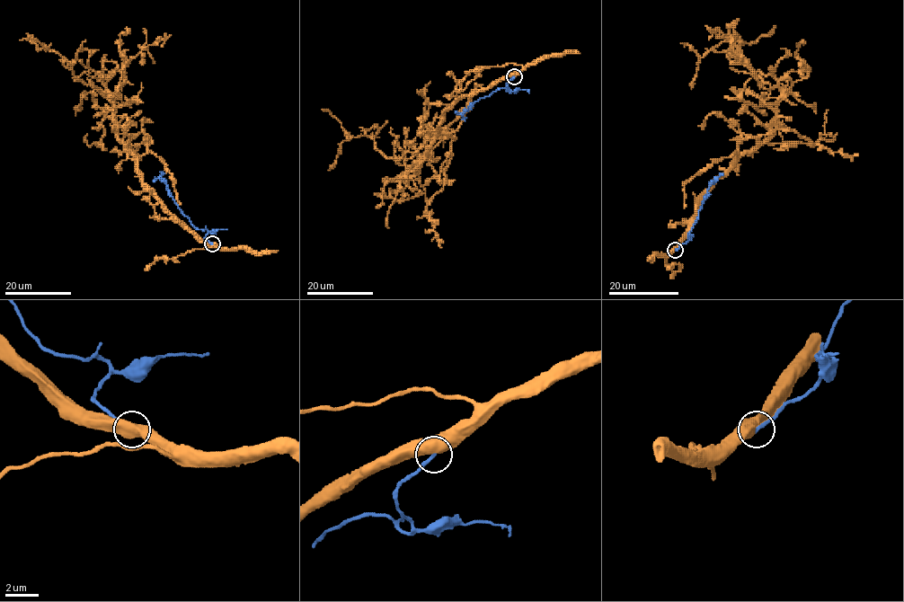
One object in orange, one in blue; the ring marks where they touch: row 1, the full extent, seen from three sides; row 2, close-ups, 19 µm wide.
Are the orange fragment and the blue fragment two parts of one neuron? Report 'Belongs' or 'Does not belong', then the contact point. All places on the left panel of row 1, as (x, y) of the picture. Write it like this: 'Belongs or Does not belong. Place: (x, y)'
Does not belong. Place: (212, 243)

